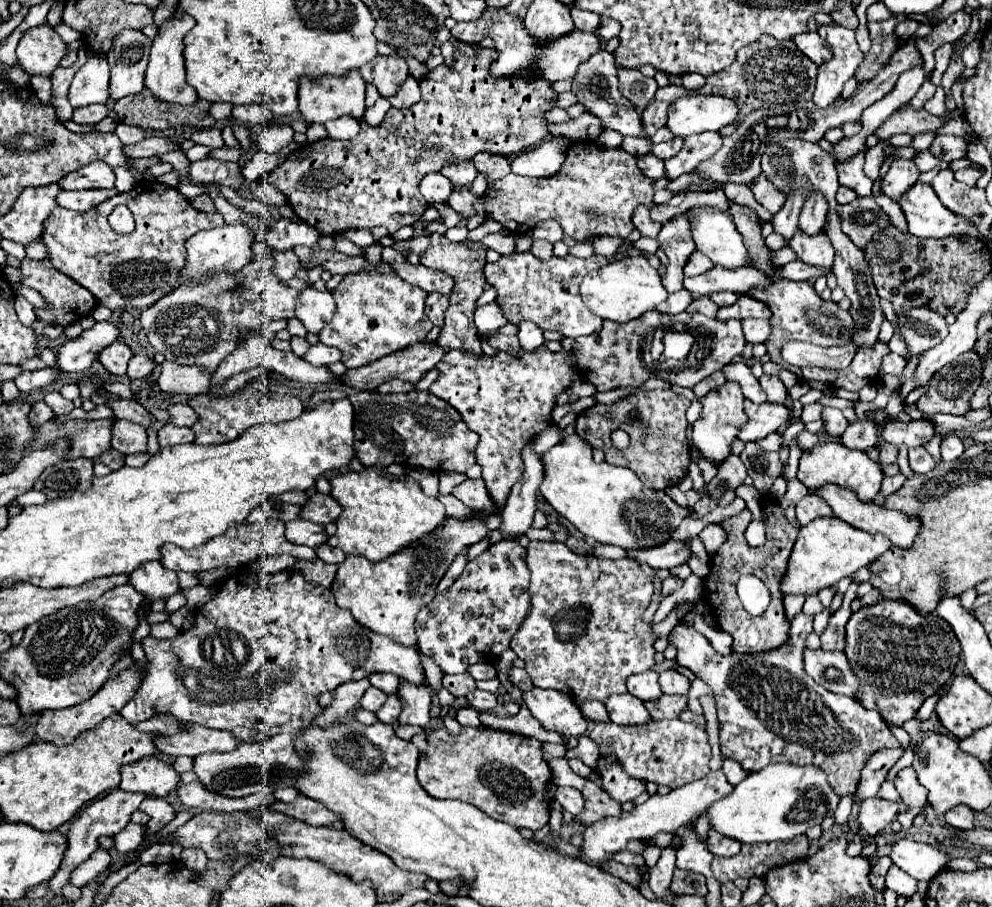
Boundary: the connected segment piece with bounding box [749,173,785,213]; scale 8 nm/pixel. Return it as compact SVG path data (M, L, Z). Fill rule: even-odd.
M763 173L757 175L757 177L751 181L749 189L753 191L757 203L761 203L761 205L763 205L765 209L769 209L771 213L777 213L777 211L783 207L783 203L785 203L783 191L779 193L779 191L775 189L775 185L765 179Z

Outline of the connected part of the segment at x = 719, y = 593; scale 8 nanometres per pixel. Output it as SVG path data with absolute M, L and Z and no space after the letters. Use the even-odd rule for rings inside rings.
M765 495L761 503L763 511L763 523L767 529L767 541L761 547L749 547L745 543L746 524L753 520L752 513L745 508L739 515L732 516L731 519L723 521L721 527L727 531L729 539L723 543L723 547L715 553L711 559L711 569L709 575L703 579L703 601L709 605L711 615L715 617L717 625L733 635L733 651L735 653L761 653L771 647L779 647L779 643L787 641L787 631L789 631L789 621L785 619L783 611L783 593L779 591L779 575L783 575L783 567L787 567L787 555L791 555L791 547L797 539L799 533L799 523L787 521L779 501L773 495ZM751 573L759 577L771 591L771 605L767 607L767 613L759 617L751 617L749 613L743 611L737 593L733 589L735 581L739 575Z

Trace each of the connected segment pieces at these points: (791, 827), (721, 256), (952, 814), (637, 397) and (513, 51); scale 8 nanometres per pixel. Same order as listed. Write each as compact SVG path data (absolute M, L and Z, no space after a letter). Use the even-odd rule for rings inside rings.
M775 763L767 765L761 771L749 773L741 783L733 787L733 791L707 809L707 817L711 823L711 829L719 831L725 837L731 837L739 843L763 843L763 841L789 841L797 835L803 835L809 827L821 825L825 817L833 817L833 811L837 809L839 797L831 793L831 787L827 787L827 777L817 767L799 767L793 763Z
M691 207L689 229L697 251L705 253L715 265L725 269L747 267L743 237L735 231L731 217L715 207Z
M955 807L947 811L945 821L955 829L971 829L975 825L975 815L969 807Z
M671 389L663 391L635 391L617 403L611 405L593 405L577 415L577 435L587 441L591 447L597 447L605 453L605 461L611 465L631 469L643 485L651 489L667 489L677 485L685 475L691 463L689 457L689 439L687 439L687 421L685 411L691 405L689 399L673 393ZM623 429L629 433L631 443L627 449L615 449L611 443L611 433Z
M489 7L487 11L483 11L483 15L479 19L457 23L455 27L451 27L451 37L455 41L463 41L463 43L481 43L485 37L491 37L495 43L495 51L499 53L499 57L489 67L489 73L495 79L523 77L523 79L545 79L549 83L555 83L555 81L569 79L571 75L575 75L575 71L577 71L579 63L583 63L583 59L601 51L597 35L579 31L579 29L573 29L559 39L541 41L525 31L525 25L523 25L523 19L519 17L519 13L509 13L503 7L499 7L499 9Z

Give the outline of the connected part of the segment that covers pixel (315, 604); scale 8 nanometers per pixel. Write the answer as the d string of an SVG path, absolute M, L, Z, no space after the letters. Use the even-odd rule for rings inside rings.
M281 519L231 525L223 535L209 539L195 549L179 549L167 543L161 547L161 565L165 565L165 569L199 573L207 569L226 567L233 572L225 583L219 585L213 599L197 609L191 629L187 629L185 633L181 631L175 639L145 637L141 641L149 665L141 687L137 689L133 699L121 709L121 715L129 723L141 723L145 719L151 719L153 715L171 713L181 721L231 731L235 739L245 739L245 743L257 743L265 737L273 737L279 733L307 729L313 719L323 713L323 707L319 705L319 695L325 691L333 691L347 681L357 681L379 671L395 673L397 677L411 683L421 683L425 679L415 647L399 645L393 639L367 631L363 625L355 623L353 615L347 609L337 607L331 589L307 583L297 571L281 571L275 575L256 575L249 572L245 565L259 559L257 539L265 539L265 535L273 535L273 531L285 531ZM237 643L243 643L243 655L239 655L237 647L241 645ZM285 715L289 717L289 725L285 725Z

